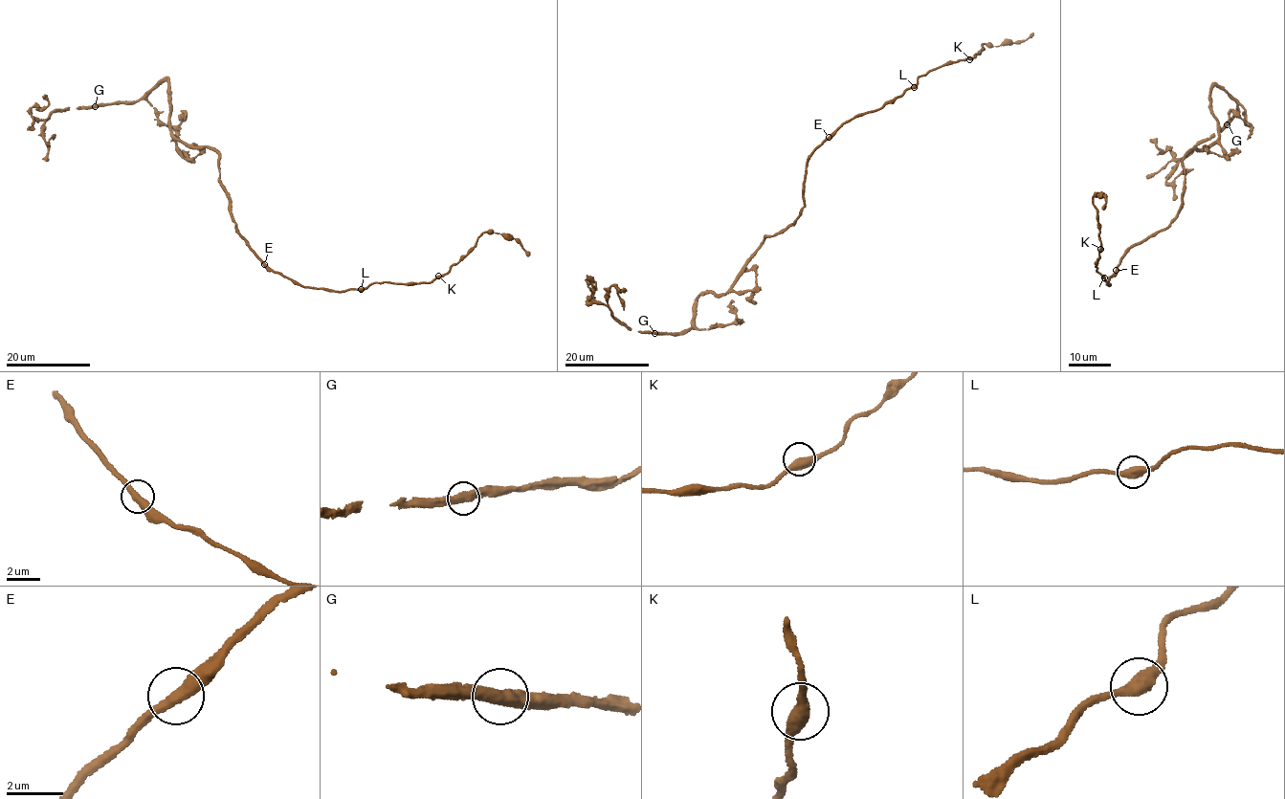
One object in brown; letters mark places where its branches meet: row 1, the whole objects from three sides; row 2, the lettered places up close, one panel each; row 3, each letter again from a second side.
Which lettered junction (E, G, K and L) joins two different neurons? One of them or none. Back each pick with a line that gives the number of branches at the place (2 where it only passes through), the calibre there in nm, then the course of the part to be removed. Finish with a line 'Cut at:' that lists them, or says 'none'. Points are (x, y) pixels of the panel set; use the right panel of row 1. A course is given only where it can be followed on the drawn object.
Cut at: none

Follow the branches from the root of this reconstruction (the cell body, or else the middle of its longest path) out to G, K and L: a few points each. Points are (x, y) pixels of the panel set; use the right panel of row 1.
G: (1179, 213), (1185, 185), (1183, 158), (1218, 137), (1211, 110), (1214, 84), (1235, 98), (1238, 107), (1227, 124)
K: (1179, 213), (1163, 229), (1129, 249), (1109, 278), (1110, 285), (1096, 270), (1100, 249)
L: (1179, 213), (1163, 229), (1129, 249), (1109, 278), (1108, 282), (1111, 285), (1104, 277)

